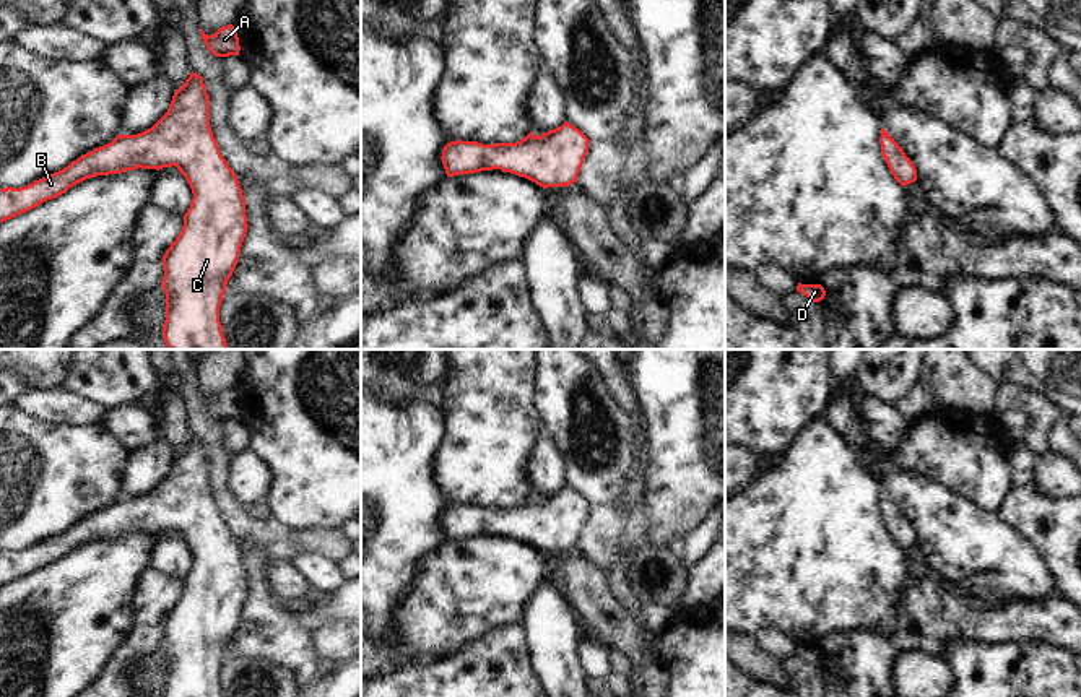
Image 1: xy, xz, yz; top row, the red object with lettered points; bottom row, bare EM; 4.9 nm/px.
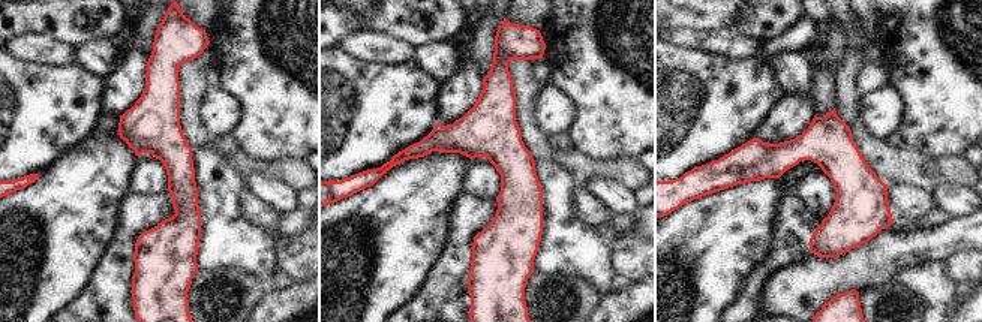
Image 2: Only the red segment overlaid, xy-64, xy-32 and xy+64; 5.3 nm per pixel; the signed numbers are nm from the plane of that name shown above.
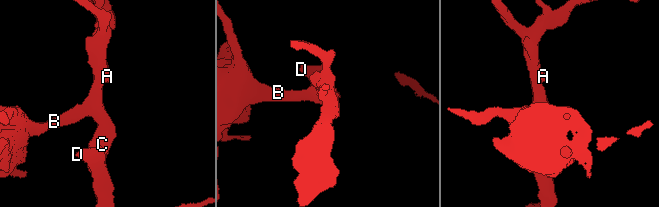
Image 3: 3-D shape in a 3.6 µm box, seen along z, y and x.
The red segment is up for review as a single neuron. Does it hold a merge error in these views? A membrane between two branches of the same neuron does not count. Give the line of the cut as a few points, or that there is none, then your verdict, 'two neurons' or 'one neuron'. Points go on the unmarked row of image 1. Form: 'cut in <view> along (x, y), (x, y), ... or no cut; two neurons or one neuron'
no cut; one neuron

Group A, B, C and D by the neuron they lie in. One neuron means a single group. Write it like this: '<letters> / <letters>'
A B C D

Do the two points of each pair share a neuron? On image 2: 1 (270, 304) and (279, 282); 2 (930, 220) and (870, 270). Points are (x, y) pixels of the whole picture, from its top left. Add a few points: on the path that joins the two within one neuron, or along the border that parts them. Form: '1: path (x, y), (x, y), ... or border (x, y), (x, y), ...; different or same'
1: border (293, 282), (279, 289), (270, 288); different
2: border (951, 219), (930, 228), (904, 228); different

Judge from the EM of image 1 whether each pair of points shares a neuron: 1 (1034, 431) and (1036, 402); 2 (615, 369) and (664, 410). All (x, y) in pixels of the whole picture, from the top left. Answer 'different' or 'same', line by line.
1: same
2: different

